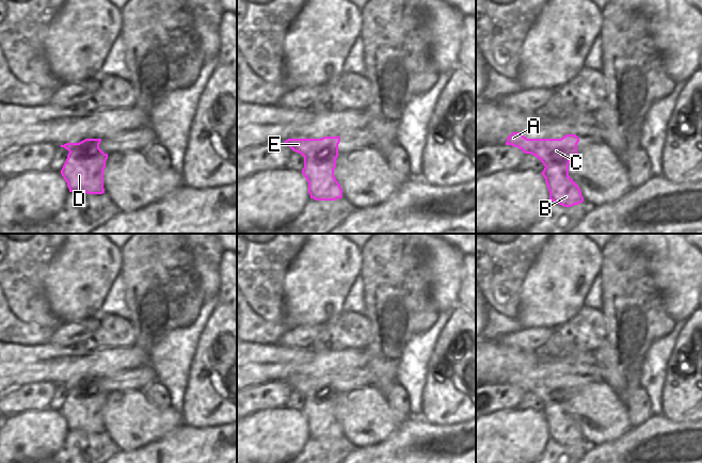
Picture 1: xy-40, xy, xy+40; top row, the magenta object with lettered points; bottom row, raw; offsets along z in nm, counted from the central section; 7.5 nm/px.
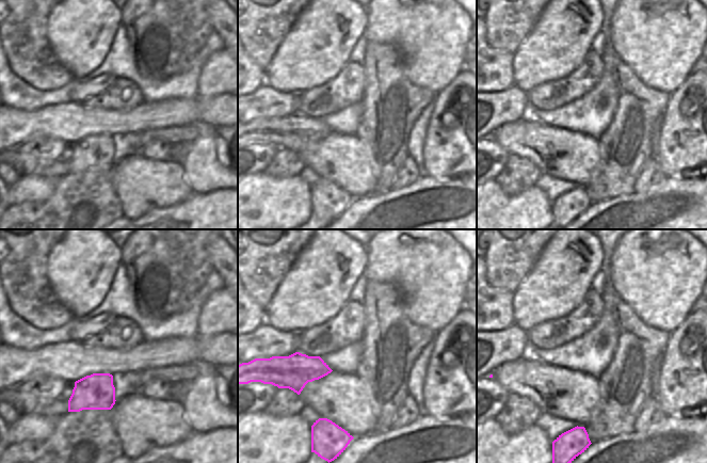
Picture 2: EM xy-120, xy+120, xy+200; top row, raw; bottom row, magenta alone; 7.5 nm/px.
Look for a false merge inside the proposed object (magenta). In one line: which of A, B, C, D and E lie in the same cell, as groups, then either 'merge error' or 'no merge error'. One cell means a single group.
A C E / B D | merge error

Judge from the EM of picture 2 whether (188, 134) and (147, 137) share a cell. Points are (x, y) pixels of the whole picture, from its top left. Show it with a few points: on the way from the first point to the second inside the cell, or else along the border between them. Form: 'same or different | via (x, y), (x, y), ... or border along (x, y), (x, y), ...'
same | via (178, 134), (157, 134)

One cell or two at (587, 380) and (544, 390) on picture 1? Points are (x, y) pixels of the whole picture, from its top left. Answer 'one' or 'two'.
one

